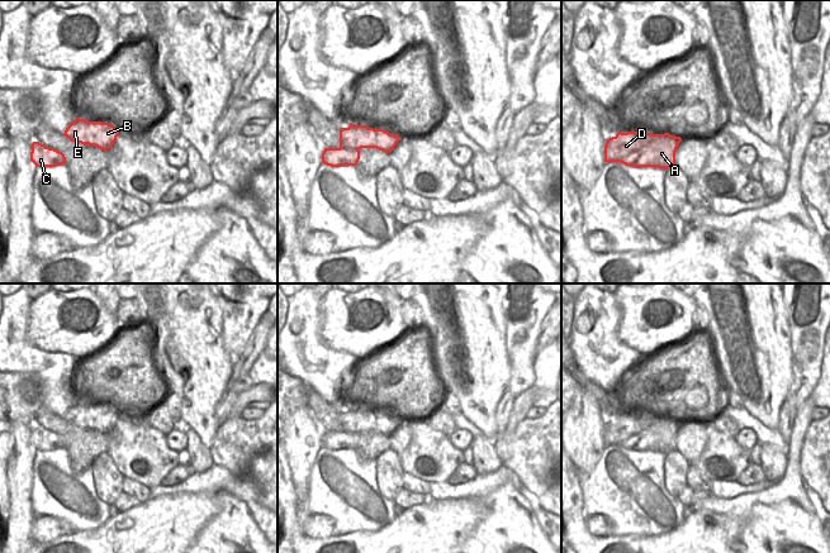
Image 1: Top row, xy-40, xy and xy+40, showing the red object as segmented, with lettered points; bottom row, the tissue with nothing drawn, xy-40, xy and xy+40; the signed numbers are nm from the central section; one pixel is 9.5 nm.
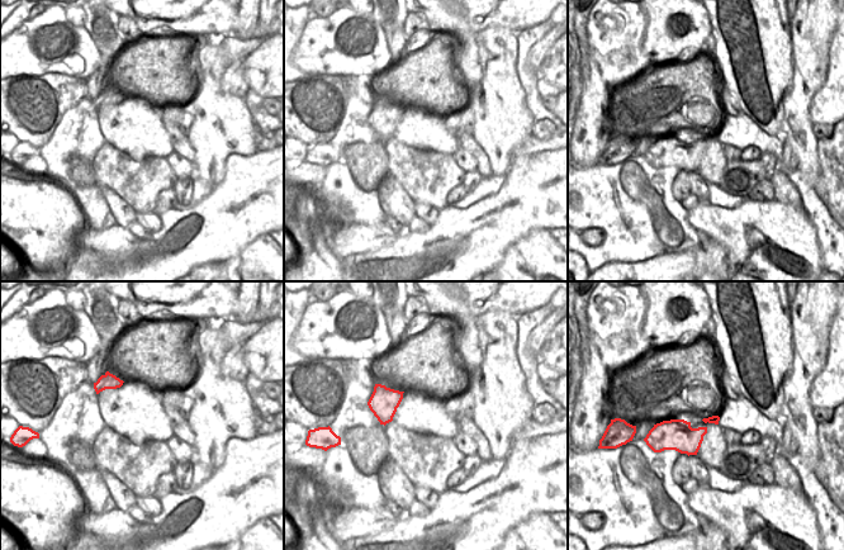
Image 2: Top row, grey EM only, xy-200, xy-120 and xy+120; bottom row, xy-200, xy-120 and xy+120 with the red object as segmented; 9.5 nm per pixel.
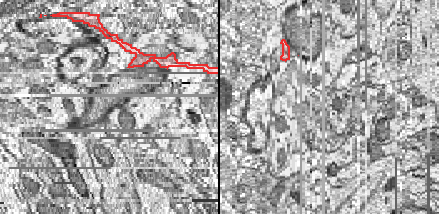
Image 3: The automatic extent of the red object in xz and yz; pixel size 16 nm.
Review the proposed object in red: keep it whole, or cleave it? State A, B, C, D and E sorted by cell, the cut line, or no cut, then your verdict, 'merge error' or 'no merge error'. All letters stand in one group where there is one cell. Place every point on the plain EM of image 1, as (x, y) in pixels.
groups A C / B D E; cut xy+40 (672, 419), (669, 423), (654, 423), (619, 444); merge error

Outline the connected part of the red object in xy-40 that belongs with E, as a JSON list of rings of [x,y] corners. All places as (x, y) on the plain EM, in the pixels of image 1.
[[[76,401],[65,414],[65,420],[75,426],[87,428],[89,424],[96,421],[99,424],[117,424],[119,415],[114,409],[101,405],[89,405]]]

